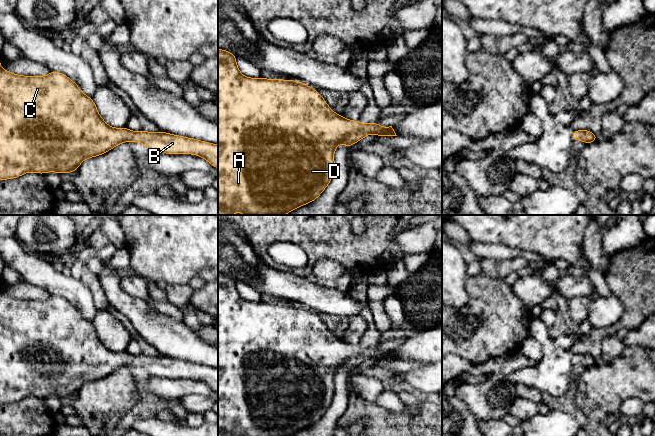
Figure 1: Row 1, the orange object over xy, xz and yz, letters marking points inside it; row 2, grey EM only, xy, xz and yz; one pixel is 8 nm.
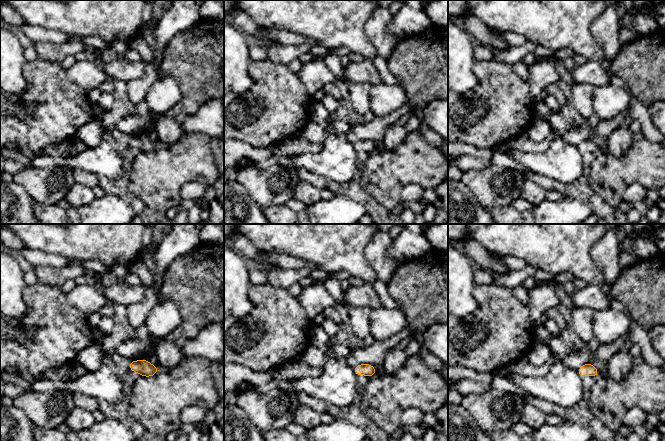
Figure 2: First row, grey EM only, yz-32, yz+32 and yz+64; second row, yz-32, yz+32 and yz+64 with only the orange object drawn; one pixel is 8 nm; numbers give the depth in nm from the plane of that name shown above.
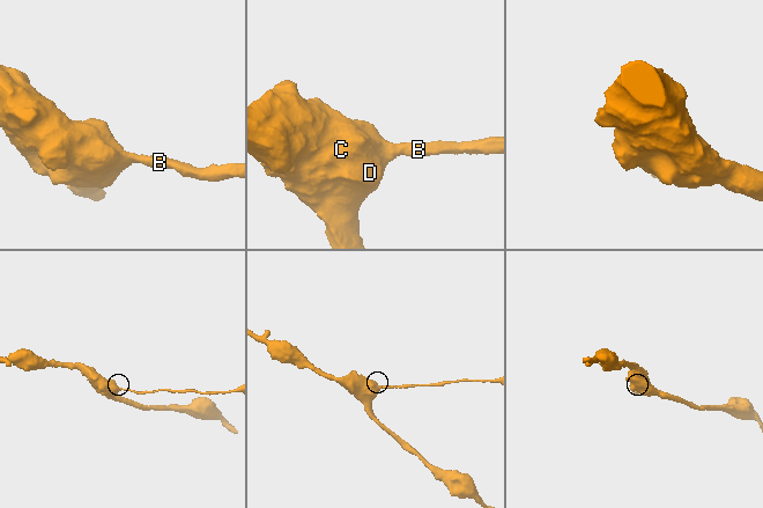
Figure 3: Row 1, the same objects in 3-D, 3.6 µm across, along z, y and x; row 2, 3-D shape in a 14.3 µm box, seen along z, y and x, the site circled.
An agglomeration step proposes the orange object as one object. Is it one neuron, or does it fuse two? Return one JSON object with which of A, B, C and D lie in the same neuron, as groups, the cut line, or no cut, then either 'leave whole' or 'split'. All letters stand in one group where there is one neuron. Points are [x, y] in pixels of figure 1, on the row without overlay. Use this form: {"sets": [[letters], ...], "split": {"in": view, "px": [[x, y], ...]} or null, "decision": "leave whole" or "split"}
{"sets": [["A", "B", "C", "D"]], "split": null, "decision": "leave whole"}

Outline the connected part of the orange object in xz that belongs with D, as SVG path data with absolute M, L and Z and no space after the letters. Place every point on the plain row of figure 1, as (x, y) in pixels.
M218 272L218 436L291 436L316 424L329 409L335 392L334 376L340 367L349 372L369 358L397 360L392 350L382 351L377 346L361 347L335 337L320 317L309 309L295 304L250 302L241 298L236 280Z

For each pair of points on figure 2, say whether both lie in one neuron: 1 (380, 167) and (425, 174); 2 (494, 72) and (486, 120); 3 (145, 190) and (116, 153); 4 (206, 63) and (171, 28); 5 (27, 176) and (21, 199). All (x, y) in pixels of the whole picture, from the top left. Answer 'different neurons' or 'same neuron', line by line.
1: same neuron
2: same neuron
3: different neurons
4: different neurons
5: different neurons

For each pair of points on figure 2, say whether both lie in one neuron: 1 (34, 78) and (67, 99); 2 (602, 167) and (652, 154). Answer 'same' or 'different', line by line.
1: same
2: same

